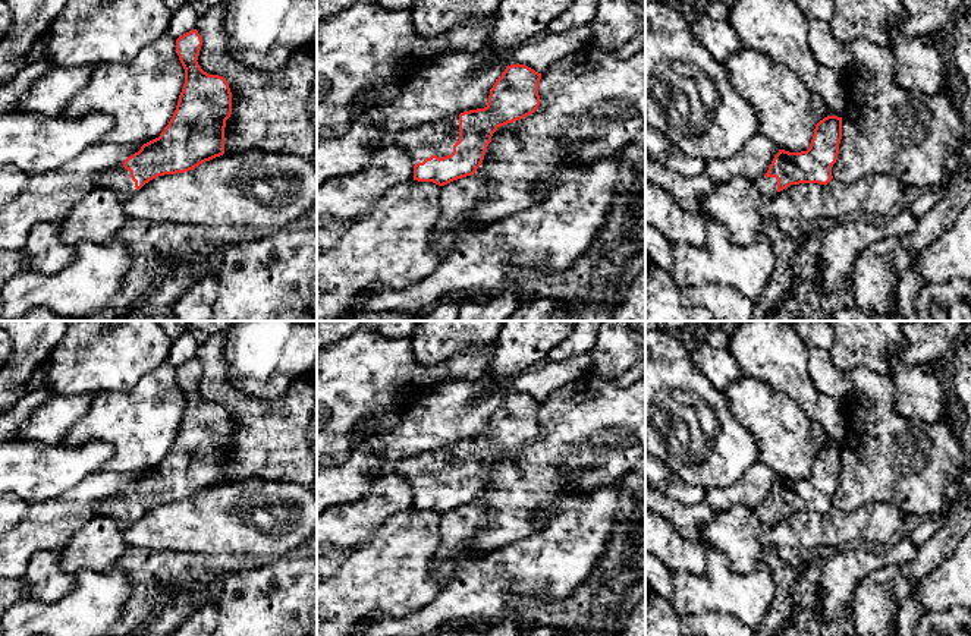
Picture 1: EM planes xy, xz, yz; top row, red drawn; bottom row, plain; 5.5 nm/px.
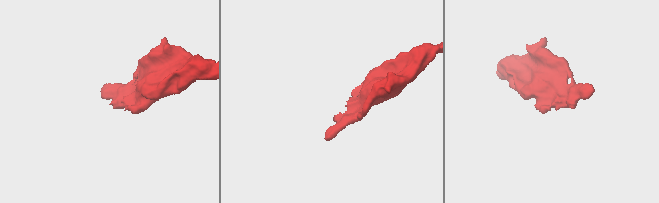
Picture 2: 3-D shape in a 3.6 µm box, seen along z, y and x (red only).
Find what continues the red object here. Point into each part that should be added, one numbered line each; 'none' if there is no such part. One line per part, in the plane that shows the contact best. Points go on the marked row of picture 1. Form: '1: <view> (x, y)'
1: xz (421, 142)

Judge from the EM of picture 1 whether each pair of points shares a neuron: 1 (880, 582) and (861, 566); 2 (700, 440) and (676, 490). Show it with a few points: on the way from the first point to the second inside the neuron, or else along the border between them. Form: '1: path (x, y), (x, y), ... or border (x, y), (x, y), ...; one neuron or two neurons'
1: border (883, 566), (869, 572), (857, 583), (849, 601); two neurons
2: border (660, 459), (684, 481), (698, 484), (706, 491); two neurons

